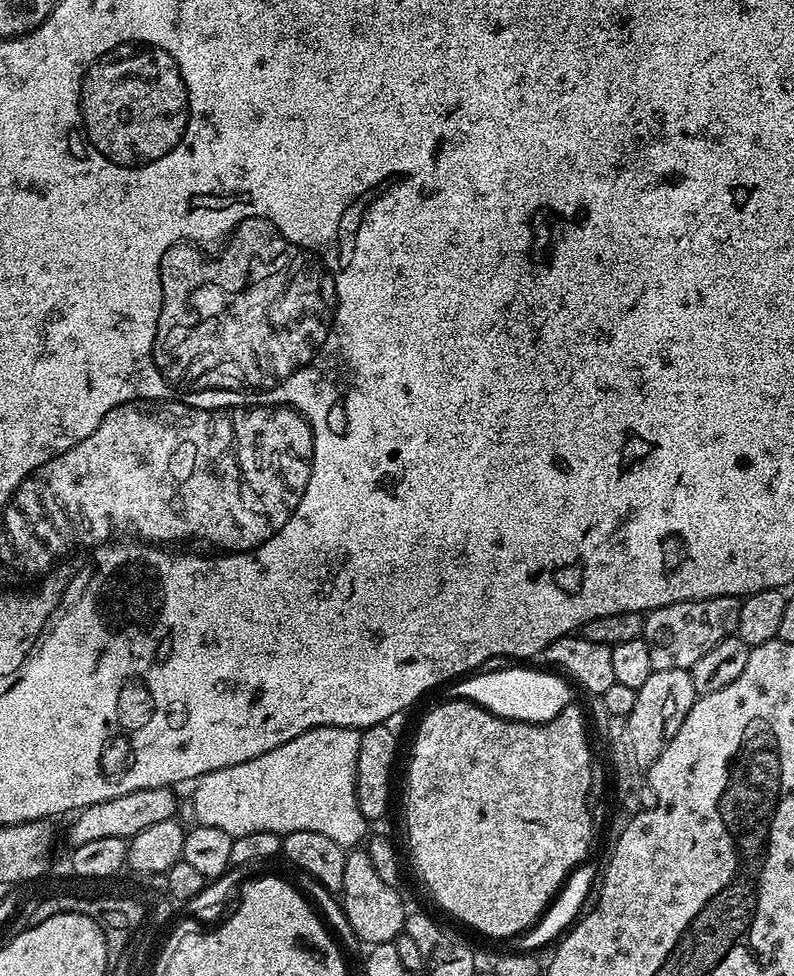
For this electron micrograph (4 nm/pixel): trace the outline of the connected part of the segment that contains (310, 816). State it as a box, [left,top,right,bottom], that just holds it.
[193,724,370,850]

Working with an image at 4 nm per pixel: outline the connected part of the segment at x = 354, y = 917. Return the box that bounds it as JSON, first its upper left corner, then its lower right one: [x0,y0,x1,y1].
[339,850,406,946]

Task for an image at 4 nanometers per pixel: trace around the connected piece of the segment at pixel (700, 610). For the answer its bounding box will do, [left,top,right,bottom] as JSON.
[643,596,741,672]

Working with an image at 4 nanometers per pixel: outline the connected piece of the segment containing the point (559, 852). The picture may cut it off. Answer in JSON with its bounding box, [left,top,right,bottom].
[404,698,592,938]

